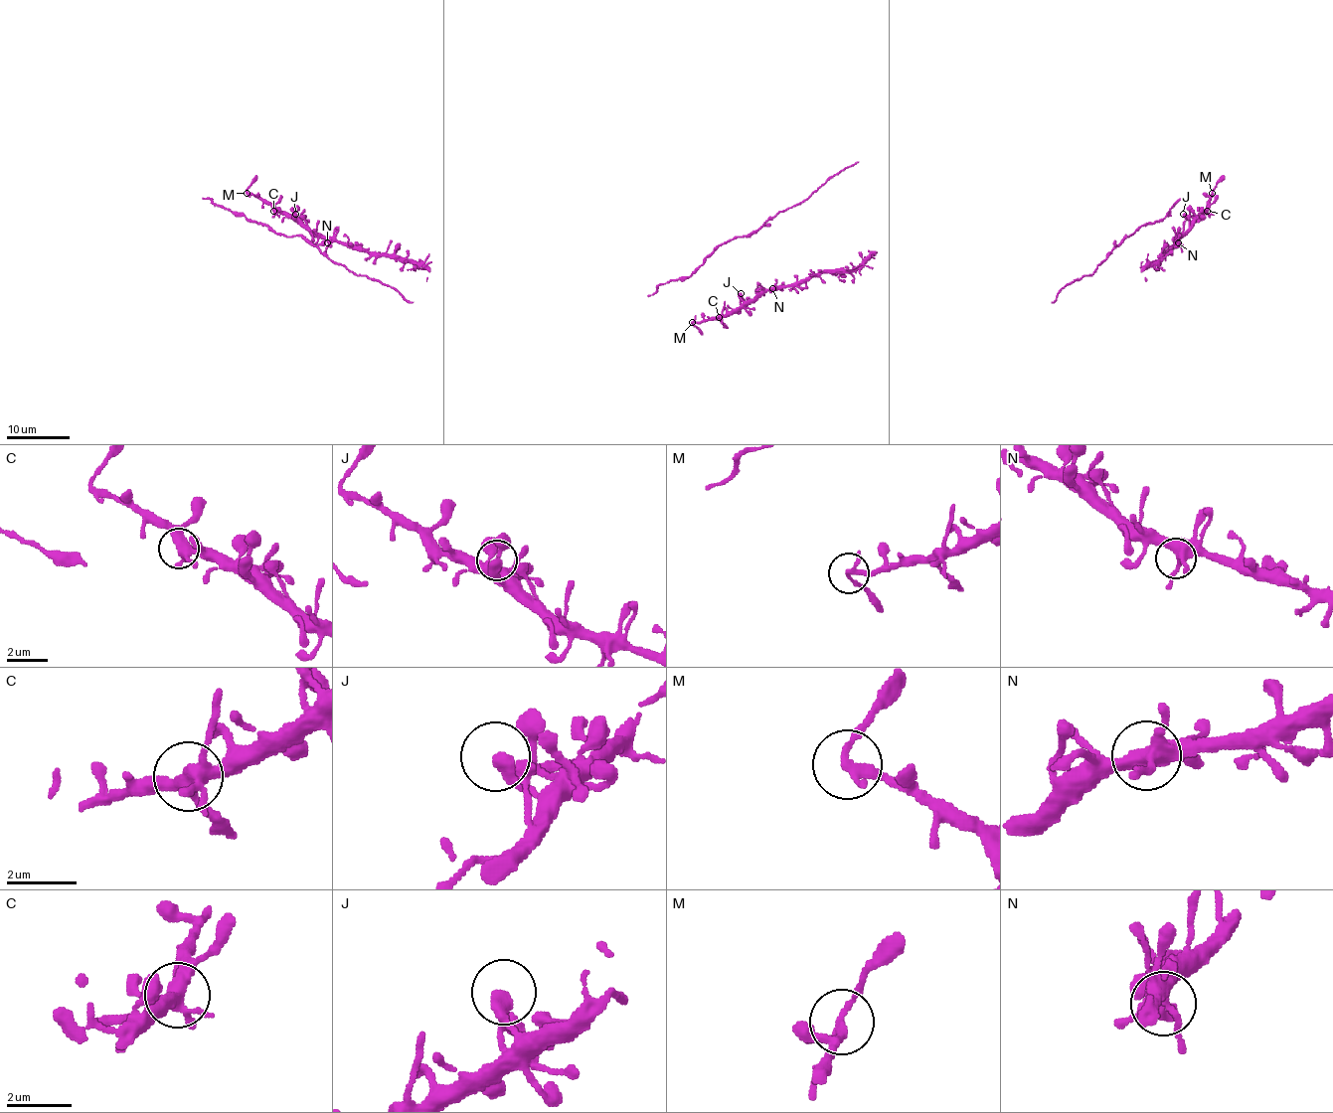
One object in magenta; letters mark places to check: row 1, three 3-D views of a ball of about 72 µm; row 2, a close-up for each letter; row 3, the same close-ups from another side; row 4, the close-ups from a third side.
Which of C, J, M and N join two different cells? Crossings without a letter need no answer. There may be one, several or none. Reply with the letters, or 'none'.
none

